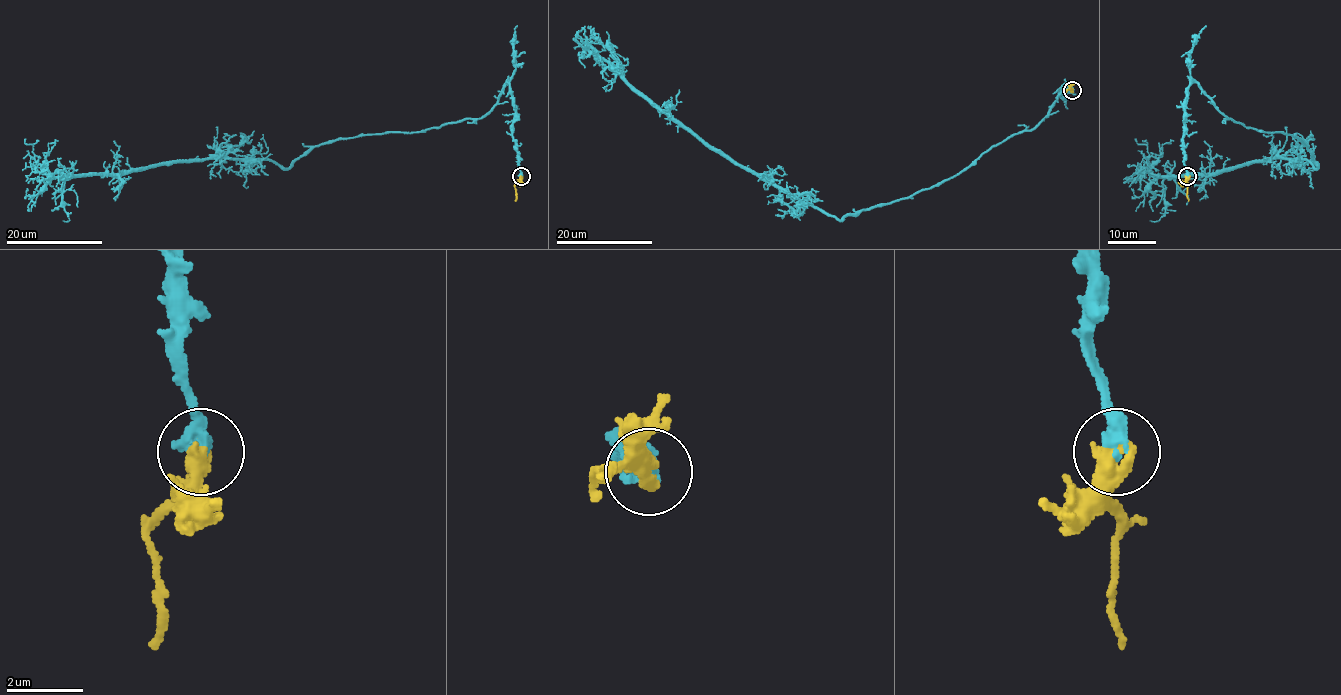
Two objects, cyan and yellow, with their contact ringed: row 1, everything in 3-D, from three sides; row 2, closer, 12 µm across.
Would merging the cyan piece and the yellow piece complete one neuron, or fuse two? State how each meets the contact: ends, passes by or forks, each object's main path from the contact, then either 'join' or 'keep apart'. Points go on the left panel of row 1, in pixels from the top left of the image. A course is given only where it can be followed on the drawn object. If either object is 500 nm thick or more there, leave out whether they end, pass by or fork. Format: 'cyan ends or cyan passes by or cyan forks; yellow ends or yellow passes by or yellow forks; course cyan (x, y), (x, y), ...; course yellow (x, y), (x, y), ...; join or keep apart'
course cyan (521, 176), (508, 82), (482, 118), (339, 138), (285, 168), (181, 160), (49, 176), (25, 138); course yellow (521, 176), (515, 186), (515, 200); join

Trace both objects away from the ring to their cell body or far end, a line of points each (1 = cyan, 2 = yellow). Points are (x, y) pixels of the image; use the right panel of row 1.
1: (1188, 176), (1184, 101), (1194, 82), (1226, 118), (1299, 138), (1317, 167), (1278, 159), (1154, 176), (1135, 138)
2: (1188, 176), (1188, 200)

